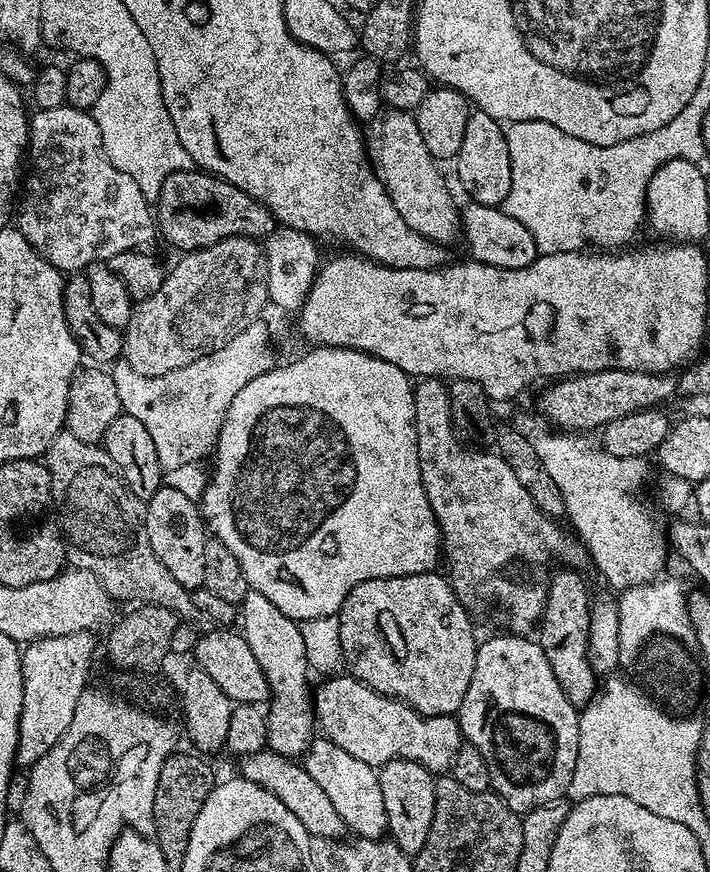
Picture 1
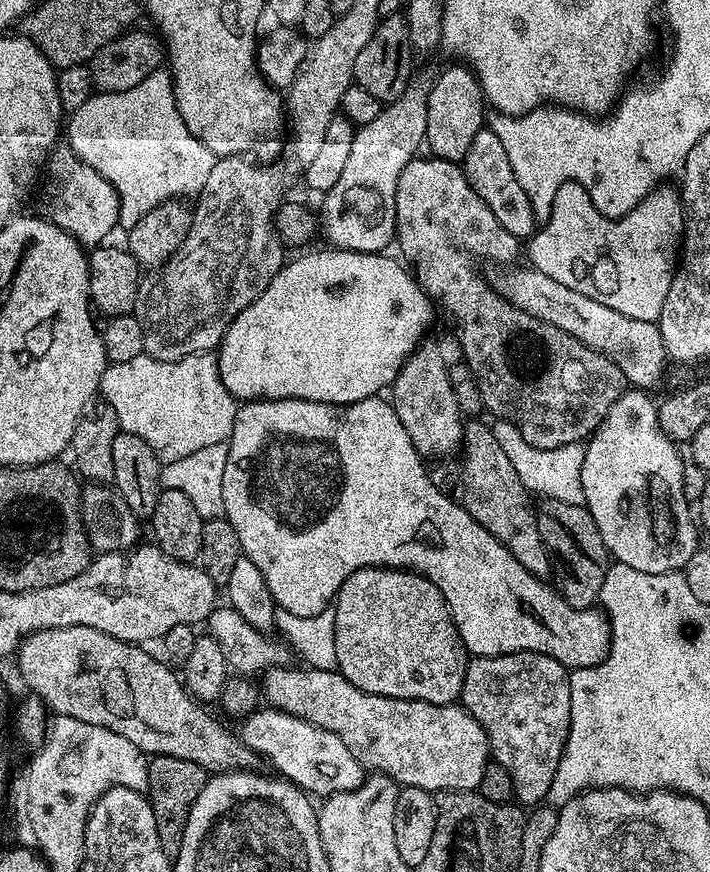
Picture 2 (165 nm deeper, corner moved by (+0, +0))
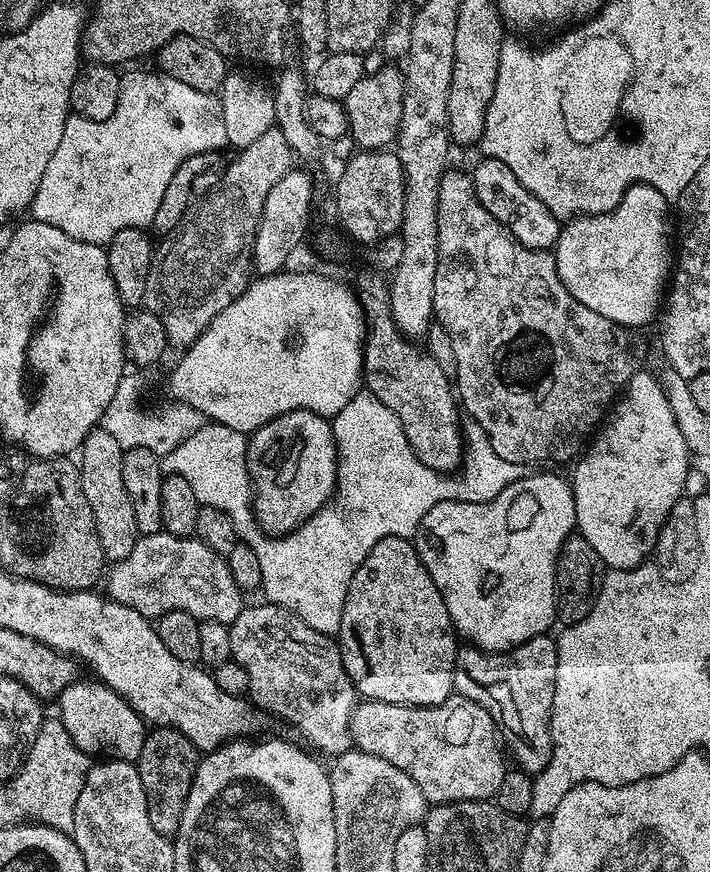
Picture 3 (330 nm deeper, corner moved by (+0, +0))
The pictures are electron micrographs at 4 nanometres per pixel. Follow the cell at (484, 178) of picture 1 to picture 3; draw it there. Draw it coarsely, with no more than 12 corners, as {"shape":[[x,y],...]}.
{"shape":[[480,158],[476,201],[527,248],[551,249],[561,221],[511,168]]}

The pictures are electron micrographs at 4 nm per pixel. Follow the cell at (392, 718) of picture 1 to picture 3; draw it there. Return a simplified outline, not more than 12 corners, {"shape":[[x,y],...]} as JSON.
{"shape":[[459,694],[429,708],[364,700],[359,751],[429,805],[492,800],[496,723]]}

